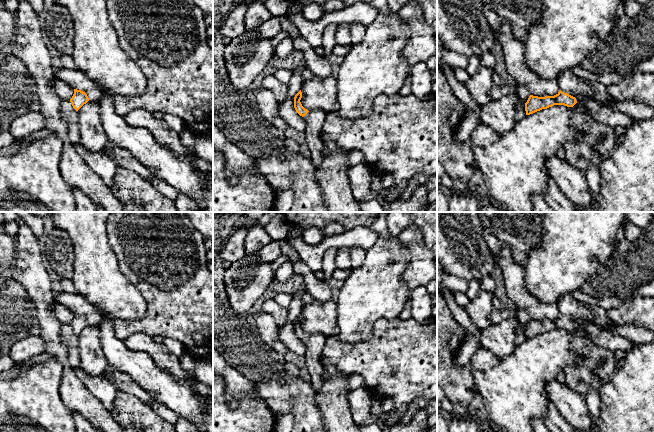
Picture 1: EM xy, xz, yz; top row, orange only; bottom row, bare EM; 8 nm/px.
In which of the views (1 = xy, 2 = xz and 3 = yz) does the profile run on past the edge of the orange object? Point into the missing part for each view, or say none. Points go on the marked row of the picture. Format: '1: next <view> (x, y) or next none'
1: next xy (76, 78)
2: next xz (314, 119)
3: next yz (569, 83)

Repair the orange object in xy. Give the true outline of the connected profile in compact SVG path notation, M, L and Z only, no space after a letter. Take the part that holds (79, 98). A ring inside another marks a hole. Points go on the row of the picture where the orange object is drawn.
M54 66L55 77L68 83L73 89L74 94L70 99L73 108L78 111L90 99L99 100L103 93L103 88L90 80L81 70L69 69Z

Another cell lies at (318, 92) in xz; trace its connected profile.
M313 75L301 84L302 106L308 111L322 109L327 114L337 110L337 75L329 77Z

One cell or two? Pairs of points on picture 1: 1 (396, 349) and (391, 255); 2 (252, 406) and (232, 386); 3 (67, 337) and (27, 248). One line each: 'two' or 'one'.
1: two
2: two
3: two

